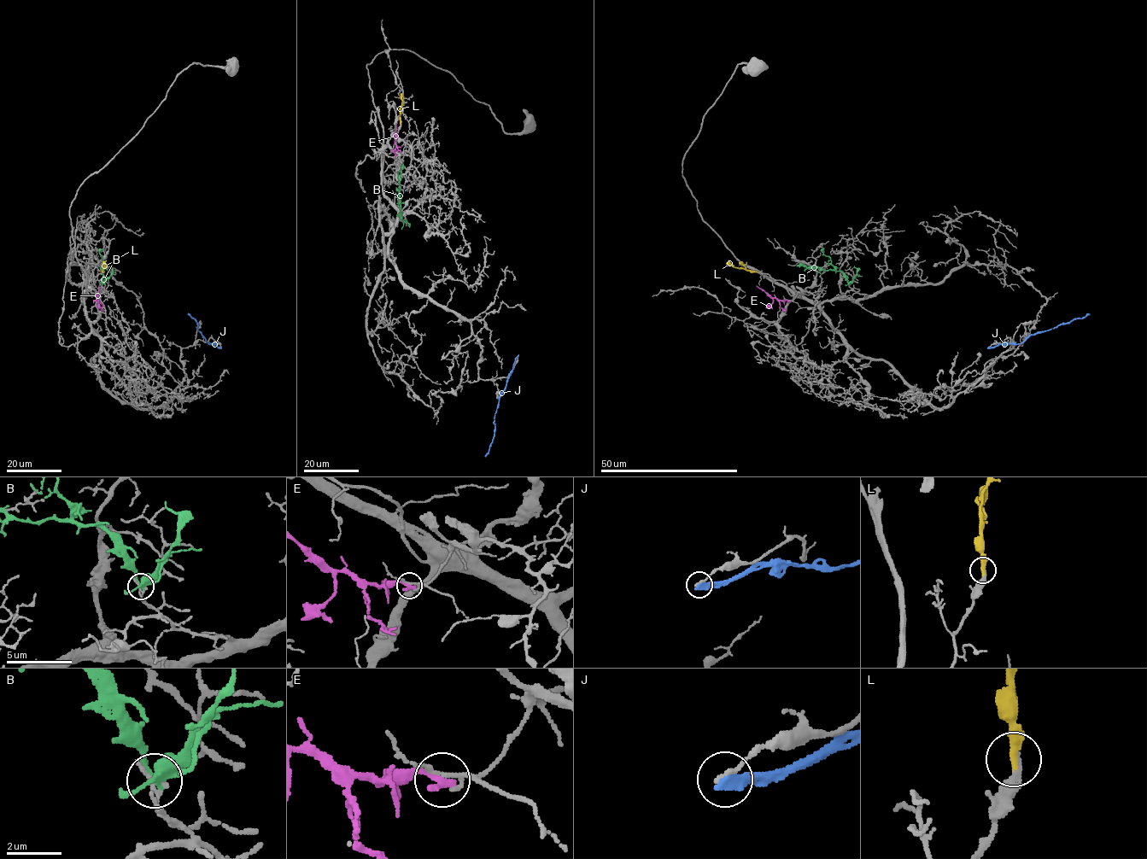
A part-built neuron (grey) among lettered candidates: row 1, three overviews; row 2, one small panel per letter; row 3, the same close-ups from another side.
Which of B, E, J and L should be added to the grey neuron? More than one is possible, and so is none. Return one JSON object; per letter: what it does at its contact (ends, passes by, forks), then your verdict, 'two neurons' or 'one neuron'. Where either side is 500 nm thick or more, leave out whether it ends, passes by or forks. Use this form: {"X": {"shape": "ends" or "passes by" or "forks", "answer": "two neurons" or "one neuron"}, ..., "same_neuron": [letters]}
{"B": {"shape": "forks", "answer": "two neurons"}, "E": {"shape": "ends", "answer": "two neurons"}, "J": {"shape": "ends", "answer": "two neurons"}, "L": {"shape": "ends", "answer": "one neuron"}, "same_neuron": ["L"]}

